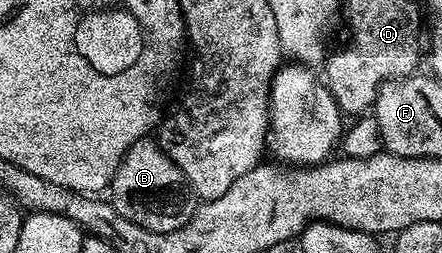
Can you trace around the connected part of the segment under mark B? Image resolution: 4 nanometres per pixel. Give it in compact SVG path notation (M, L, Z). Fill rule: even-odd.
M153 137L140 139L131 145L115 173L112 191L111 202L120 215L155 233L179 230L187 225L187 221L191 221L199 206L199 200L193 194L193 187L185 179L184 173Z

